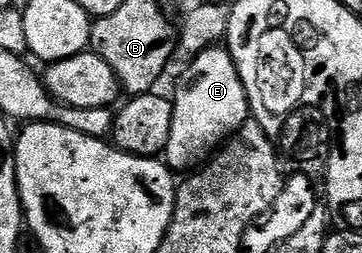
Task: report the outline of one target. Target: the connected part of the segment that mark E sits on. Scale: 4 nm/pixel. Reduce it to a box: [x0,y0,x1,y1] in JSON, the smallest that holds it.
[172,45,251,172]

